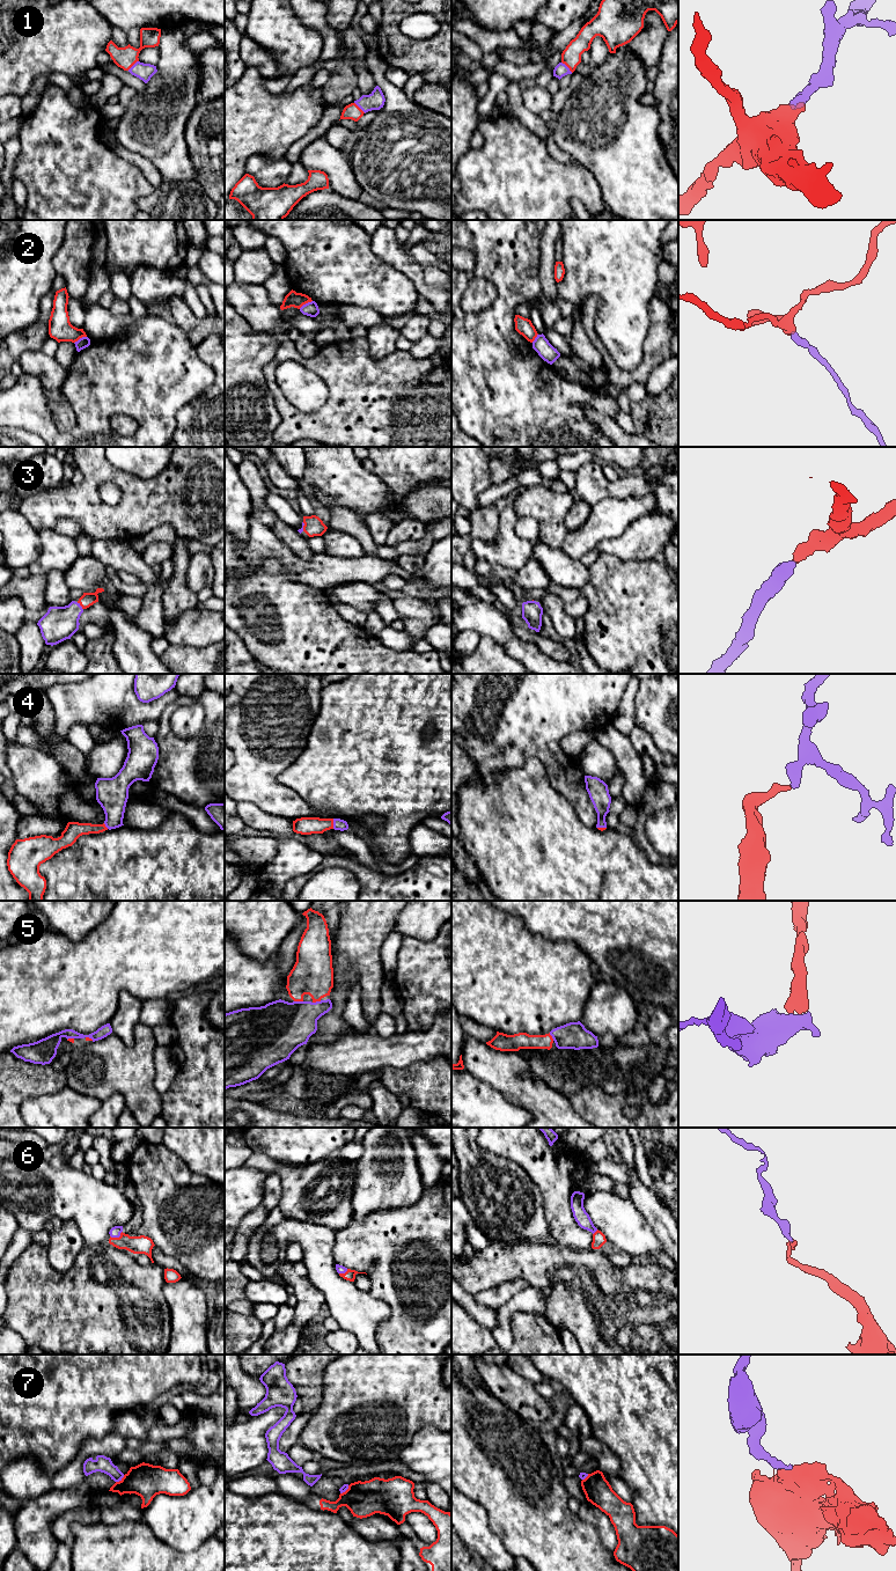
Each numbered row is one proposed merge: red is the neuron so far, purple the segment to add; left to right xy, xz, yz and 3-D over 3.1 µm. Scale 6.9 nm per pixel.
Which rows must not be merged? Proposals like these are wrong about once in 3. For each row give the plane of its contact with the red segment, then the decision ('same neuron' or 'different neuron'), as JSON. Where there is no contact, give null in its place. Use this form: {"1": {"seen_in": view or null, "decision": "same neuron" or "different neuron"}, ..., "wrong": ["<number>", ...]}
{"1": {"seen_in": "yz", "decision": "same neuron"}, "2": {"seen_in": "xz", "decision": "different neuron"}, "3": {"seen_in": "xy", "decision": "same neuron"}, "4": {"seen_in": "xz", "decision": "same neuron"}, "5": {"seen_in": "xz", "decision": "same neuron"}, "6": {"seen_in": "xy", "decision": "same neuron"}, "7": {"seen_in": "xy", "decision": "different neuron"}, "wrong": ["2", "7"]}

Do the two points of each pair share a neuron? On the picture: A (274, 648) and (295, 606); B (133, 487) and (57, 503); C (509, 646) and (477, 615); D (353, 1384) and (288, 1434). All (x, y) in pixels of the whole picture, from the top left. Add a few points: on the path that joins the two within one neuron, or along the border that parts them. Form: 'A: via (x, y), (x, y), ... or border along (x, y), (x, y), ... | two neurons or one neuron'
A: via (285, 640), (289, 617) | one neuron
B: via (115, 477), (98, 477), (75, 500) | one neuron
C: via (504, 638), (485, 619) | one neuron
D: border along (311, 1414), (296, 1443) | two neurons

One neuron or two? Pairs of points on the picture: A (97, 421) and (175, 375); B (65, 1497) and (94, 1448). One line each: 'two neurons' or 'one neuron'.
A: one neuron
B: two neurons

